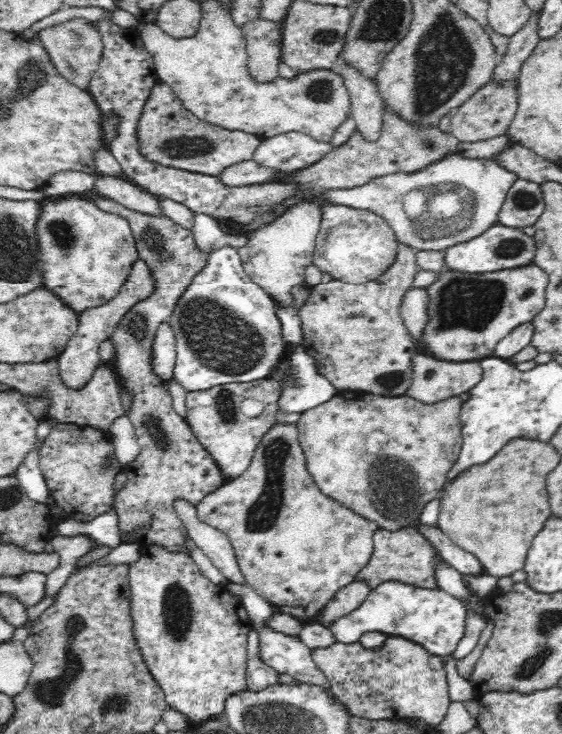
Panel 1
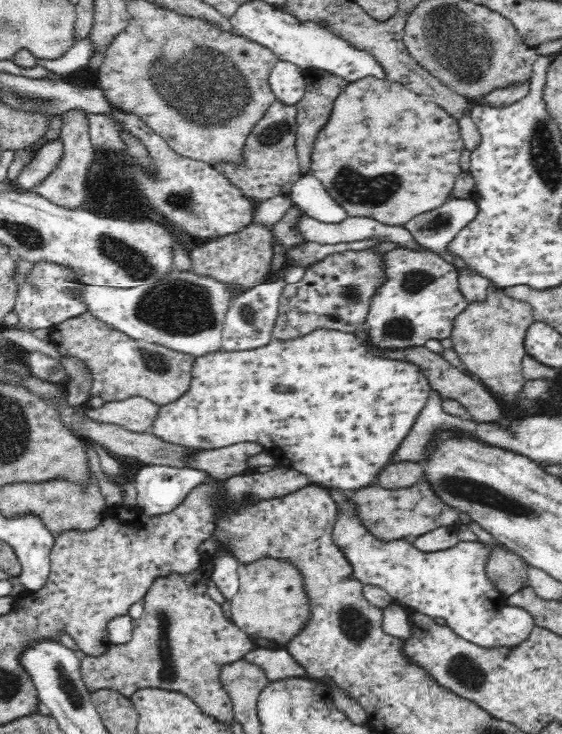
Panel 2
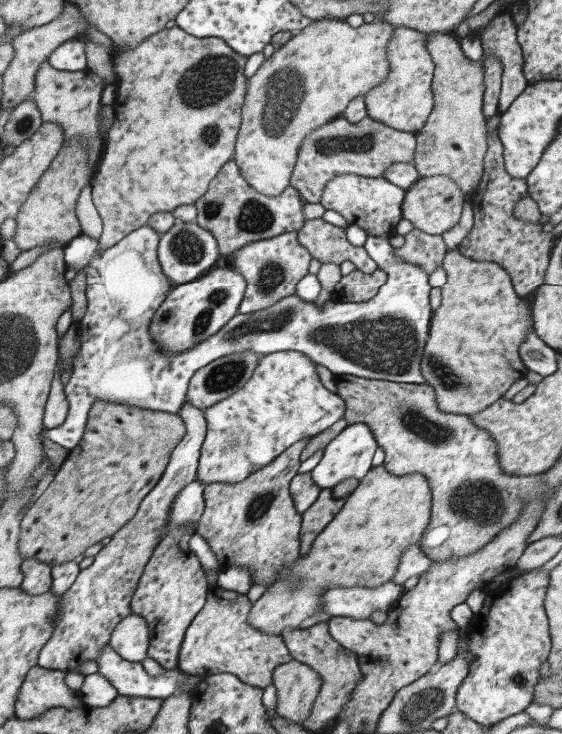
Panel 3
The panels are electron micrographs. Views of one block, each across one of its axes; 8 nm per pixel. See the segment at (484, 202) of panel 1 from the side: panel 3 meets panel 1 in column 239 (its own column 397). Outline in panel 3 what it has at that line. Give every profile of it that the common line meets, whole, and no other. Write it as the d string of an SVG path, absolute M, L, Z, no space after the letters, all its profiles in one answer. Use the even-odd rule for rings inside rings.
M417 228L405 234L405 246L395 250L399 258L403 258L409 264L415 264L417 268L425 270L431 274L435 268L443 266L443 256L445 256L445 244L441 236L431 236L423 234Z

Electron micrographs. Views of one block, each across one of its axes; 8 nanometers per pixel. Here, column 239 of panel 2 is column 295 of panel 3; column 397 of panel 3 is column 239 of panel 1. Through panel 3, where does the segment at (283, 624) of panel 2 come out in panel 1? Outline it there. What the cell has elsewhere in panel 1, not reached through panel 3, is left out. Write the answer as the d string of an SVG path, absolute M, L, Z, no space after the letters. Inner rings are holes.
M294 422L272 424L260 440L250 468L242 476L210 492L210 496L204 496L202 502L196 504L196 510L202 522L228 534L242 568L240 572L246 576L248 584L266 602L278 606L278 612L308 624L314 622L318 612L322 612L326 602L340 588L354 582L354 576L370 562L374 552L374 532L378 524L366 520L338 500L332 500L318 488L314 476L310 476L308 460L298 438L298 424Z

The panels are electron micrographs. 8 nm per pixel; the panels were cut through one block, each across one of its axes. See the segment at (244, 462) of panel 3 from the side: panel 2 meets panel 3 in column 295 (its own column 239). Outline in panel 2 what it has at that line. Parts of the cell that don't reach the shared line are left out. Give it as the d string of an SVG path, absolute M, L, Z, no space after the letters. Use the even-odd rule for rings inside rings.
M318 328L314 332L308 332L306 336L288 338L288 340L272 340L270 344L266 344L262 348L244 350L244 352L224 352L222 350L218 354L198 358L196 368L192 372L192 382L190 382L188 392L180 400L160 408L150 432L156 434L160 440L180 444L180 446L188 446L188 448L200 448L200 450L228 448L228 446L234 446L234 444L240 444L240 442L258 442L268 452L274 452L274 456L280 464L284 464L284 466L288 466L288 468L292 468L292 470L296 470L304 476L310 476L312 482L316 482L320 486L326 486L330 490L352 492L352 490L358 490L358 488L364 488L364 486L376 482L380 470L390 462L390 456L394 454L394 450L400 446L404 436L412 430L420 410L426 408L430 392L432 392L432 388L430 388L428 378L414 364L394 362L394 360L384 360L384 358L372 356L370 350L362 344L362 340L358 336L354 336L352 332L340 332L340 330L332 330L332 328Z

